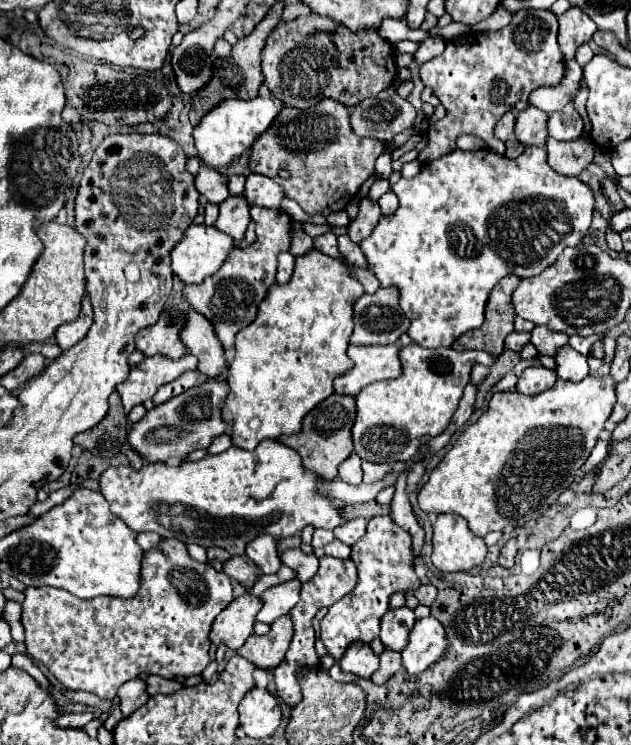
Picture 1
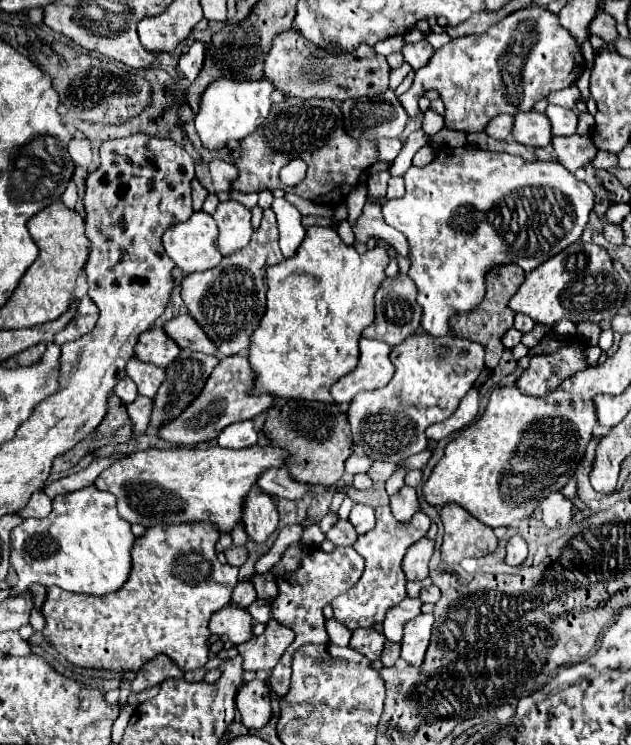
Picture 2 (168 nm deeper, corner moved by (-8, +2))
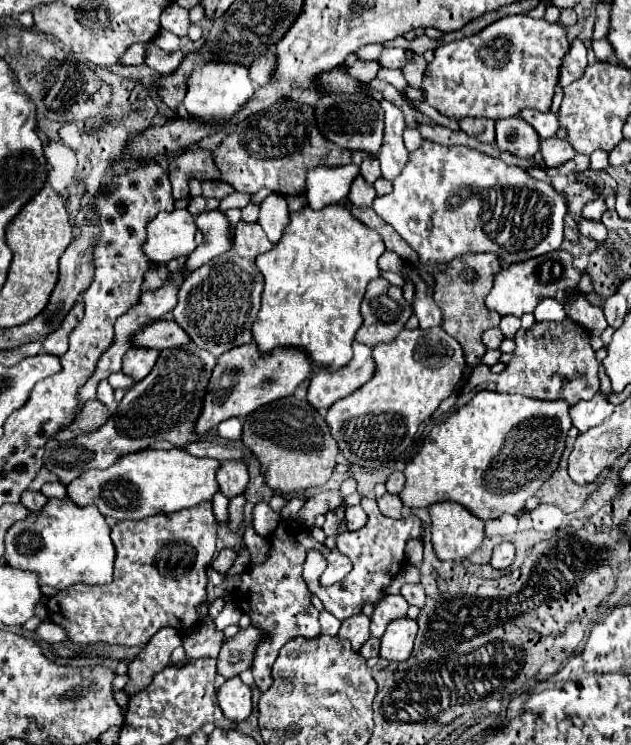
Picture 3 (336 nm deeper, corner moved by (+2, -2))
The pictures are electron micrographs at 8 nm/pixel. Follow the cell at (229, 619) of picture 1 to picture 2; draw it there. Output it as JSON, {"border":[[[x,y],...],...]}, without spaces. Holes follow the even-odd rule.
{"border":[[[230,603],[212,615],[208,631],[212,635],[226,635],[234,645],[240,645],[252,637],[252,617],[246,609]]]}

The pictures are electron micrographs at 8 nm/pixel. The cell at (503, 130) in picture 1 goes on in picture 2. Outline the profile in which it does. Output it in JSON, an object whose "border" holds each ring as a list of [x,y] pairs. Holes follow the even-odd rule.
{"border":[[[496,115],[486,125],[486,133],[490,137],[494,137],[494,139],[510,139],[512,123],[514,123],[514,117],[512,115]]]}

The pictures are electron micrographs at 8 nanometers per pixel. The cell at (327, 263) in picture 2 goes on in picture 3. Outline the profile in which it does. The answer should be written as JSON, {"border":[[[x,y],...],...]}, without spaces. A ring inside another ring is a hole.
{"border":[[[328,205],[322,211],[312,211],[306,207],[300,213],[292,213],[290,225],[280,243],[268,253],[256,257],[256,267],[264,275],[262,307],[252,325],[252,339],[258,345],[258,351],[264,355],[278,347],[302,349],[308,353],[314,373],[320,369],[338,371],[344,367],[352,359],[352,341],[362,325],[360,303],[364,299],[366,285],[380,277],[378,257],[384,251],[386,247],[380,235],[368,227],[362,227],[362,223],[352,219],[342,205]]]}

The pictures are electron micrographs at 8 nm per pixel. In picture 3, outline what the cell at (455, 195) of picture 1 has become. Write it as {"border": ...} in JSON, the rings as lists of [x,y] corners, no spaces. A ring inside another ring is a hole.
{"border":[[[424,141],[424,145],[420,149],[416,149],[414,153],[410,153],[410,161],[408,165],[402,169],[402,173],[392,181],[394,185],[394,191],[390,195],[384,195],[384,197],[376,197],[374,201],[374,211],[380,219],[384,219],[388,225],[392,225],[396,229],[396,233],[418,253],[418,261],[422,265],[428,265],[428,267],[434,267],[434,271],[446,271],[450,267],[450,263],[456,259],[456,257],[462,257],[462,255],[468,255],[468,253],[494,253],[500,257],[502,263],[506,265],[514,265],[514,263],[520,263],[520,261],[526,261],[526,259],[534,259],[534,257],[540,257],[540,255],[546,255],[546,253],[552,253],[556,249],[560,249],[562,245],[562,237],[564,237],[564,217],[568,213],[568,199],[558,193],[550,183],[546,181],[538,181],[534,177],[530,177],[522,167],[510,167],[506,165],[504,161],[500,159],[494,159],[494,157],[488,157],[480,151],[474,151],[474,149],[468,149],[468,147],[462,147],[462,145],[454,145],[454,147],[444,147],[444,145],[438,145],[438,143],[432,143],[432,141]]]}

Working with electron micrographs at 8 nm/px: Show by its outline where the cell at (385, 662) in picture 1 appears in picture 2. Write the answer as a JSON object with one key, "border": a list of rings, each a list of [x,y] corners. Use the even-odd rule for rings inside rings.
{"border":[[[386,641],[386,643],[384,643],[384,651],[382,651],[382,655],[380,655],[382,665],[384,665],[384,667],[392,667],[398,657],[400,657],[400,643],[390,643],[390,641]]]}

